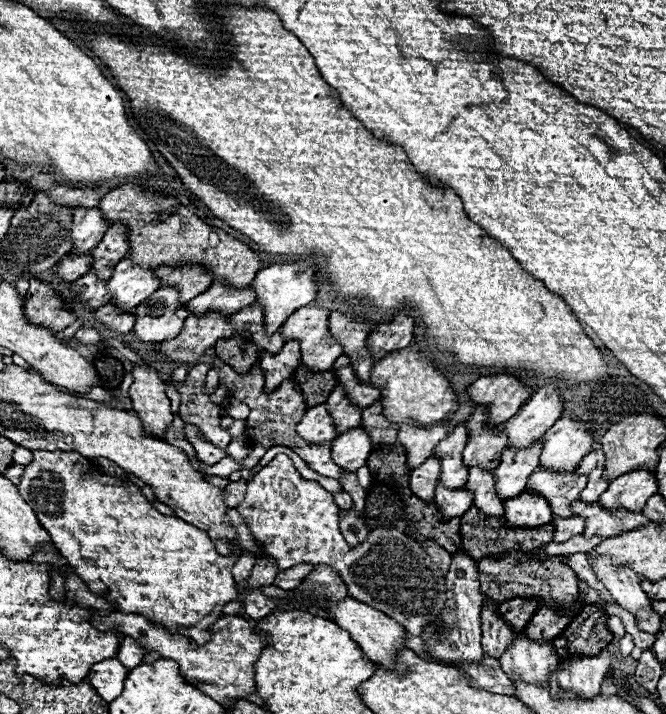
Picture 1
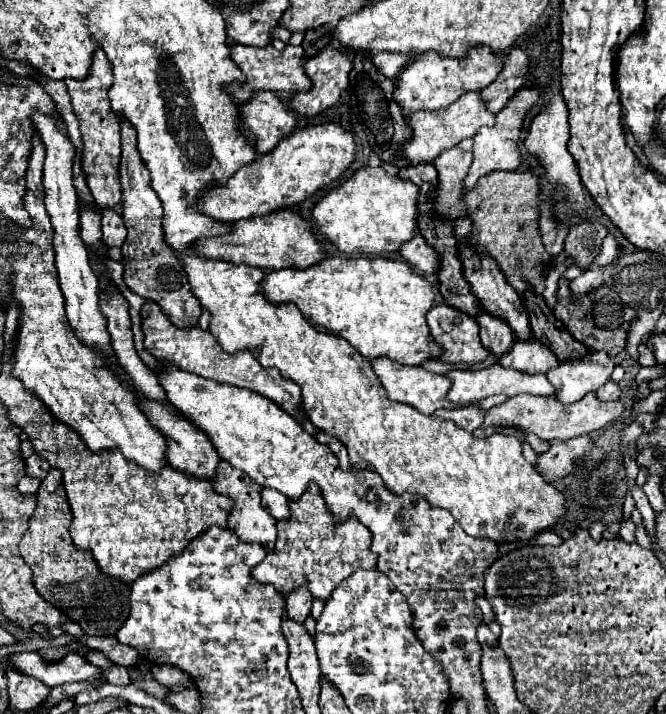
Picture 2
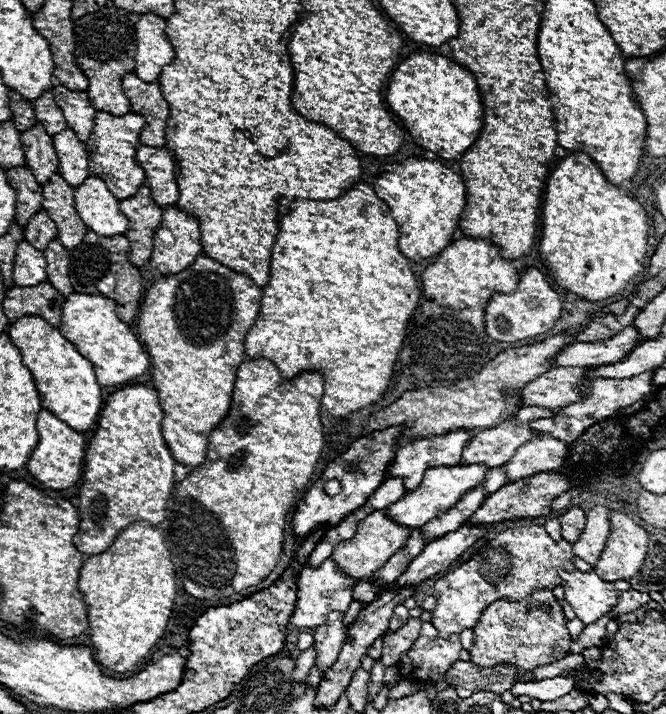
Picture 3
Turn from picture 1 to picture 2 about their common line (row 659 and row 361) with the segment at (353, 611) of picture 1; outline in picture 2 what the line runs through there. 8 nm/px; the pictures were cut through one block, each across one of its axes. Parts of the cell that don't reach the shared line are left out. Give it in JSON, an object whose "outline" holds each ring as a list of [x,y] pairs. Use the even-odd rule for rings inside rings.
{"outline":[[[372,358],[370,364],[390,400],[414,406],[418,412],[428,414],[428,416],[440,408],[454,408],[452,402],[448,402],[448,398],[446,398],[446,392],[450,390],[450,380],[444,378],[442,374],[432,374],[420,366],[404,366],[390,358]]]}

